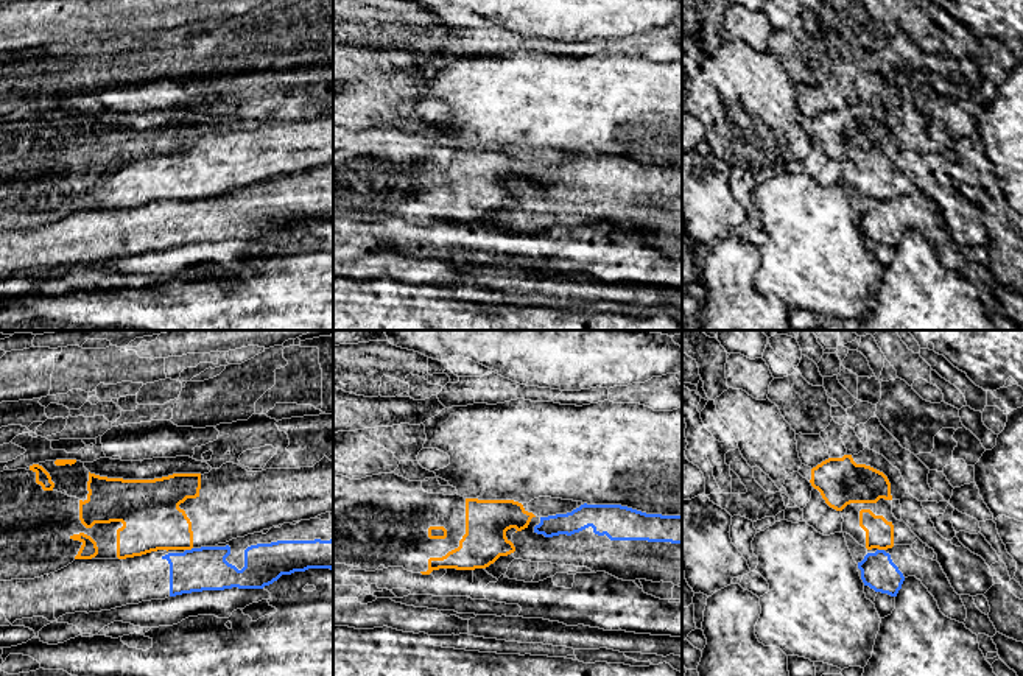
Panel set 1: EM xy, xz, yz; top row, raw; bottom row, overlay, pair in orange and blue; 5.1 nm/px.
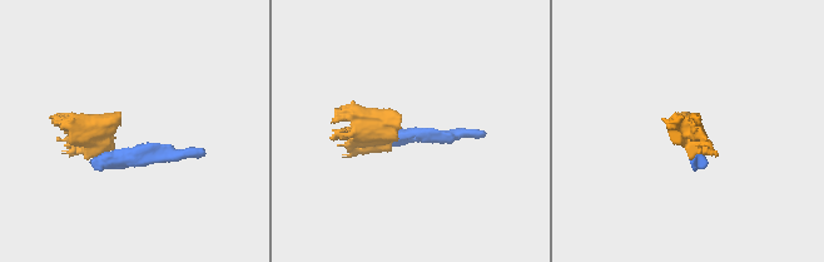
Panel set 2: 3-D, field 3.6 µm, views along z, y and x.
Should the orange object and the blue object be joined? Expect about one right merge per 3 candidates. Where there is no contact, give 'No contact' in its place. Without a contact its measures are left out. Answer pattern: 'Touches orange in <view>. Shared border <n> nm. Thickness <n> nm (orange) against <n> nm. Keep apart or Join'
Touches orange in xy. Shared border 40 nm. Thickness 300 nm (orange) against 220 nm. Keep apart

